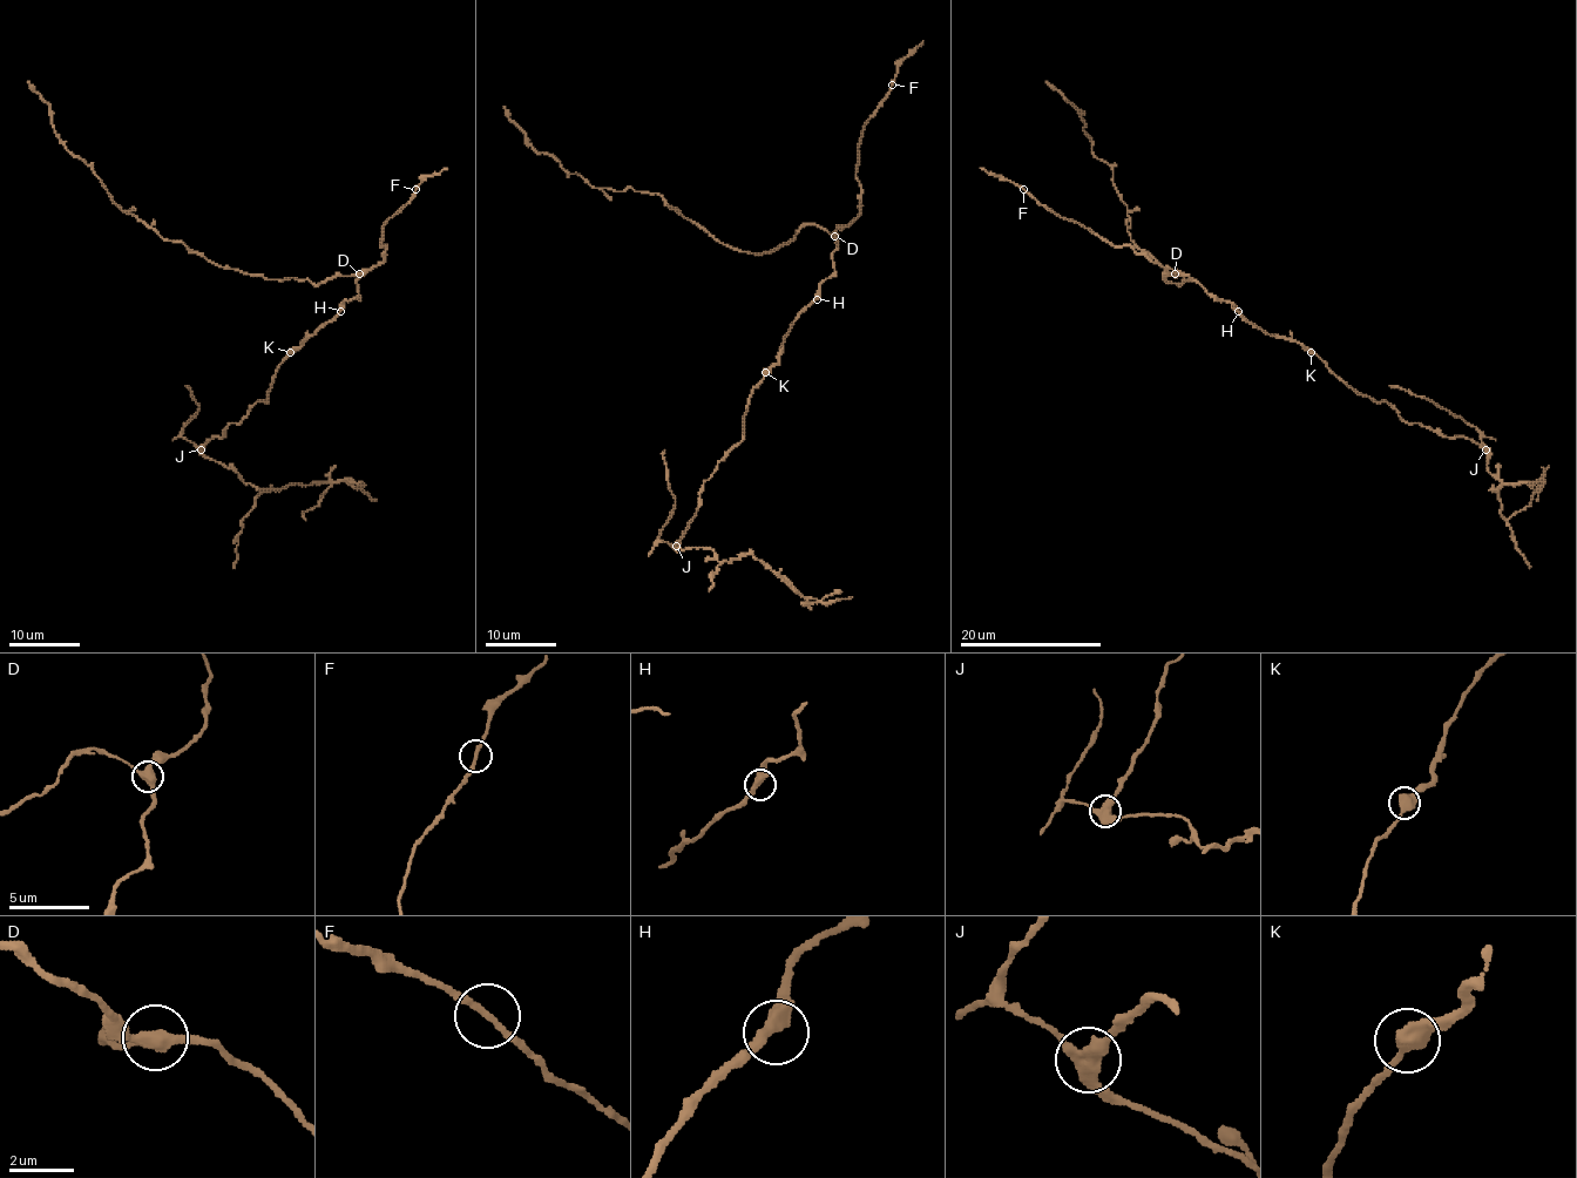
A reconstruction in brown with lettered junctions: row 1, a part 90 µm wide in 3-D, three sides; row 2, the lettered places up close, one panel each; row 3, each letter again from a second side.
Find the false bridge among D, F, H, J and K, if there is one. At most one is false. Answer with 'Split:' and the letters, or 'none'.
Split: J

